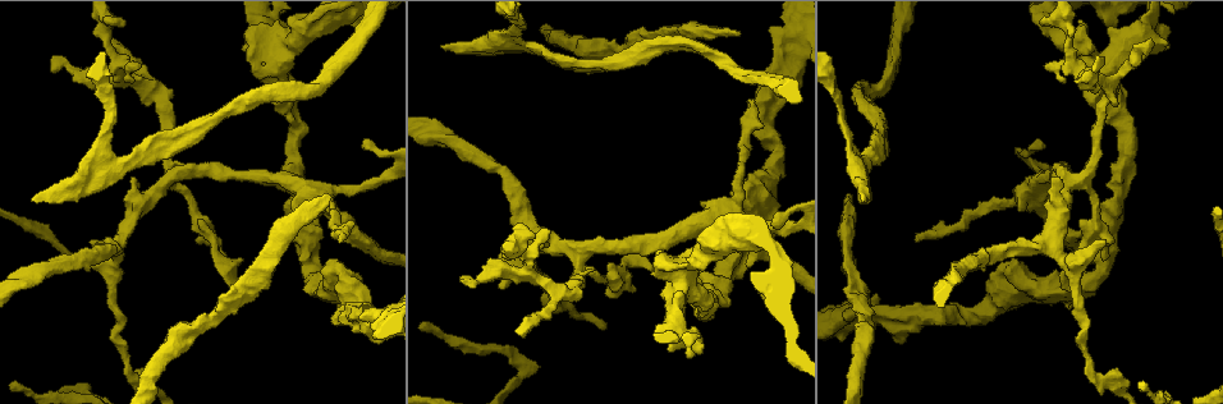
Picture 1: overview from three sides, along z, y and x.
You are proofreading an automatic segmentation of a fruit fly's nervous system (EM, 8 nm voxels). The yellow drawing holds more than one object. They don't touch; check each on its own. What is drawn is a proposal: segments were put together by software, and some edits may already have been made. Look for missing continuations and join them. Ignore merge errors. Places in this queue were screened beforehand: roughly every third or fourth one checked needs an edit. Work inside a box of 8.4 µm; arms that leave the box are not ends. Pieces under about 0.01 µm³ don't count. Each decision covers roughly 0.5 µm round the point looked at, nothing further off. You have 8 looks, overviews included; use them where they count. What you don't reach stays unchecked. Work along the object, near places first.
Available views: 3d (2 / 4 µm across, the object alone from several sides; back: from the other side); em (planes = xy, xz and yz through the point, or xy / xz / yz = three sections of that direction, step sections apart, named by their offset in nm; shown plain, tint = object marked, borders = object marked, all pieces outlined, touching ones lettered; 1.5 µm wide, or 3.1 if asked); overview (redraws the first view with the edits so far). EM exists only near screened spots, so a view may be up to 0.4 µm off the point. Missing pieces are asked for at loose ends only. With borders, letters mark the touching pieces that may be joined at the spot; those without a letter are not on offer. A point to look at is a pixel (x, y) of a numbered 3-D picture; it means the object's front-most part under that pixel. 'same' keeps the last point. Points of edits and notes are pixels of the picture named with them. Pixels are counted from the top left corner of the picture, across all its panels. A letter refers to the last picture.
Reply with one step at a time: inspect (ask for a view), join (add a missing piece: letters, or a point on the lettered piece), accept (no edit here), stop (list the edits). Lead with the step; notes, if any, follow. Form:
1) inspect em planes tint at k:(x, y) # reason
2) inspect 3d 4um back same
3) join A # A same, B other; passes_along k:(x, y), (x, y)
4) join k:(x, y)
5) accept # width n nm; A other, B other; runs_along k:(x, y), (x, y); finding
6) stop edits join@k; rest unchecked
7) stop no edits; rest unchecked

inspect 3d 2um at 1:(1038, 142) # end of a long branch

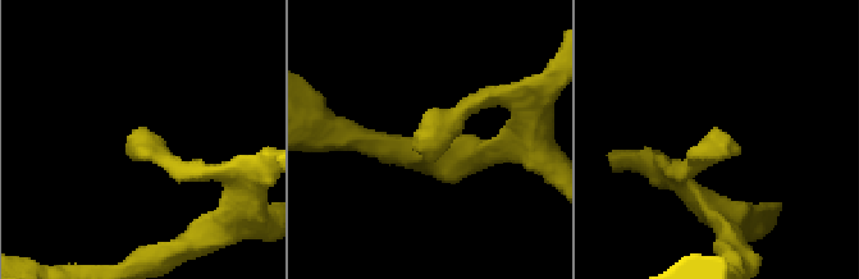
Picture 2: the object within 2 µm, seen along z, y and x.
inspect em xz step 8 borders at 2:(416, 142)

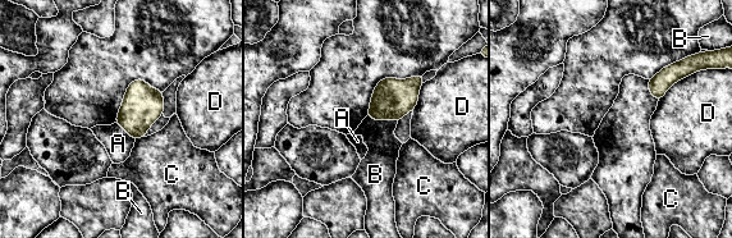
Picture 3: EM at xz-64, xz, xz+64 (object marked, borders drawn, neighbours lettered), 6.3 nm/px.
inspect em planes borders same # cut it another way

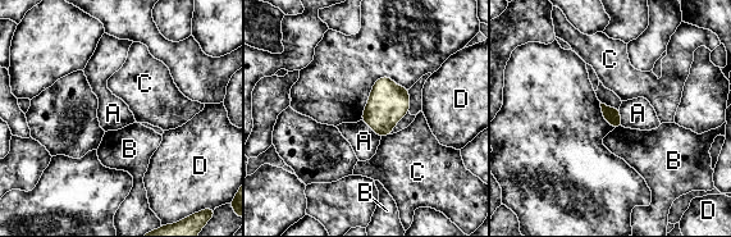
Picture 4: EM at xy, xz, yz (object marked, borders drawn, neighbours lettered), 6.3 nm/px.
accept # A other, B other, C other, D other; border 4:(361, 119), (380, 137); no lettered piece goes on from it

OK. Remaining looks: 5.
inspect 3d 4um at 1:(845, 316) # free end

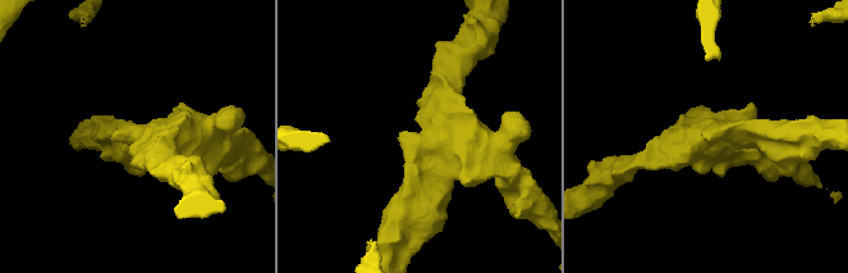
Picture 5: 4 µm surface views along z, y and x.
inspect em xy step 8 borders at 5:(705, 139) # now the EM

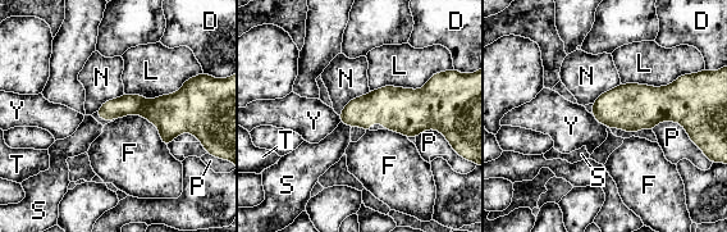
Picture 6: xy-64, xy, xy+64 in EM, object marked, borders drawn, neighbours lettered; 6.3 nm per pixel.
join S # D other, F other, L other, N other, P other, S same, T other, Y other; passes_along 6:(380, 105), (346, 123), (328, 151); it goes on there

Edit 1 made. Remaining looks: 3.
stop edits join@6; rest unchecked

